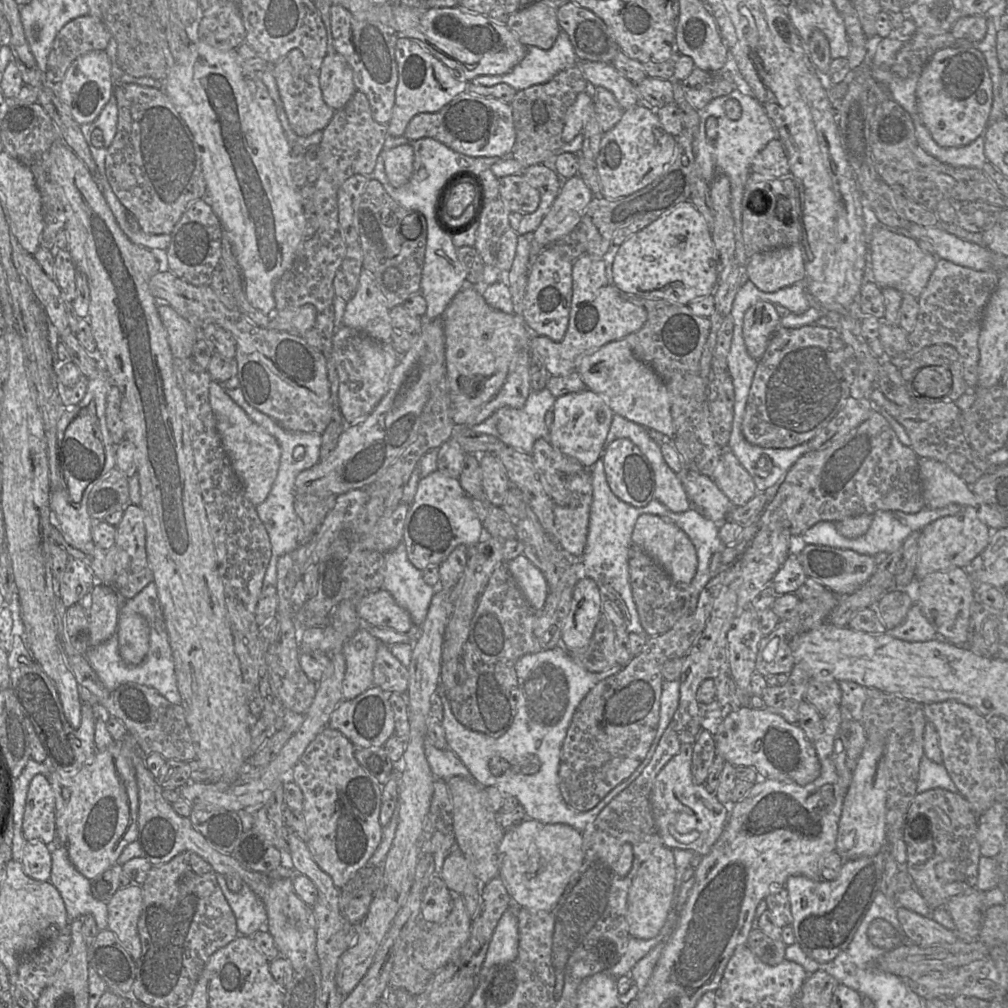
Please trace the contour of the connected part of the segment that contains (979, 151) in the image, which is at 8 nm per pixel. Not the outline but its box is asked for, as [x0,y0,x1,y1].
[911,114,987,168]

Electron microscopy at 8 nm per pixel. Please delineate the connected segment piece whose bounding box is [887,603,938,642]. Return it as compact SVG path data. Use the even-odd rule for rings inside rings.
M913 603L901 624L887 632L892 637L907 642L927 642L938 639L937 632L917 603Z

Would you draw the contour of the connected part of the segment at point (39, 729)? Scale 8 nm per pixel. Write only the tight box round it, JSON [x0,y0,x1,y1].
[7,627,99,774]

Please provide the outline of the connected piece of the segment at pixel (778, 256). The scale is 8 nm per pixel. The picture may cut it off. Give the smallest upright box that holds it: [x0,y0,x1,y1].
[745,243,804,293]

